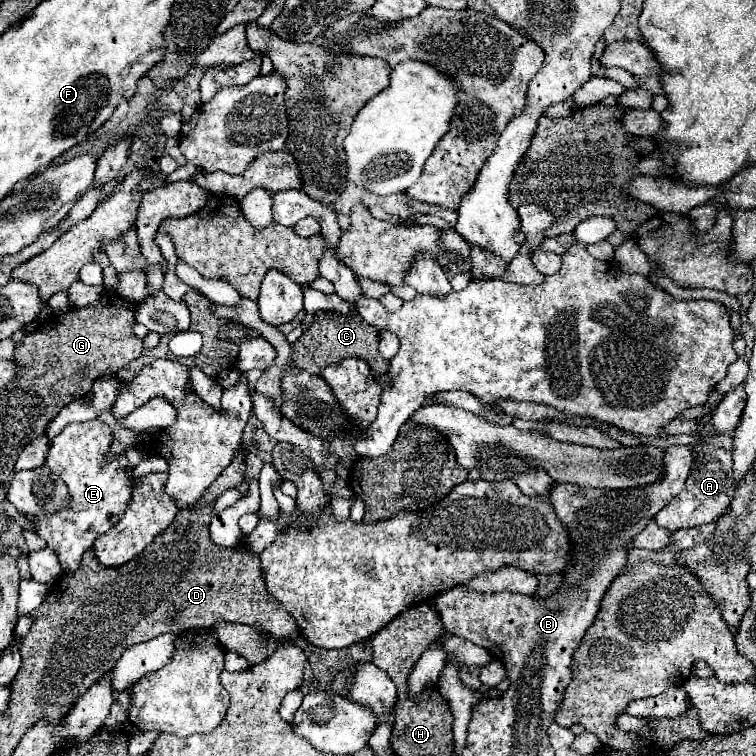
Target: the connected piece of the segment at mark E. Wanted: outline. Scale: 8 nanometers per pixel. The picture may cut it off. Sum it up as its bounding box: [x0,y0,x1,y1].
[36,419,130,575]

